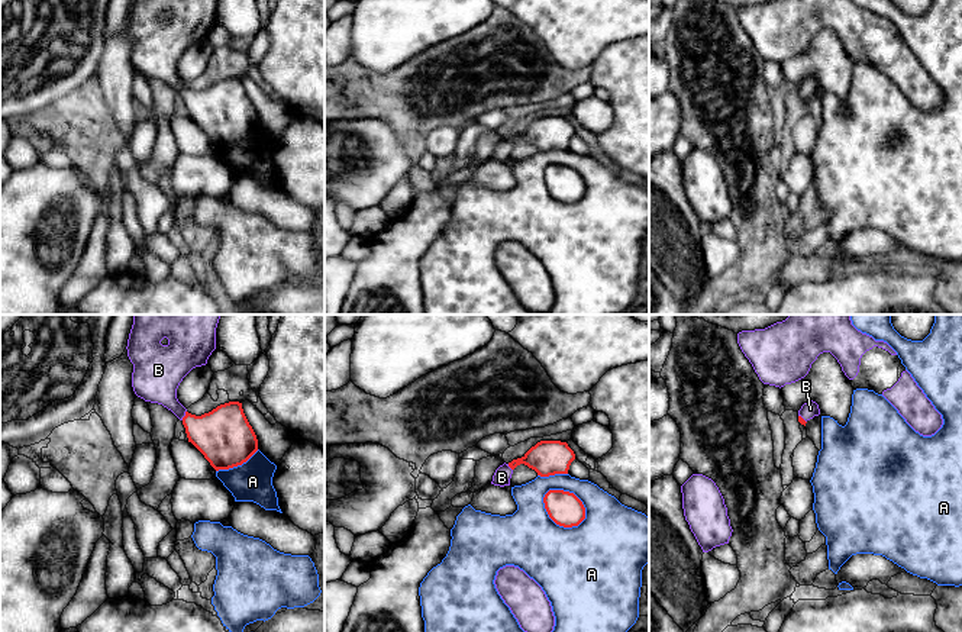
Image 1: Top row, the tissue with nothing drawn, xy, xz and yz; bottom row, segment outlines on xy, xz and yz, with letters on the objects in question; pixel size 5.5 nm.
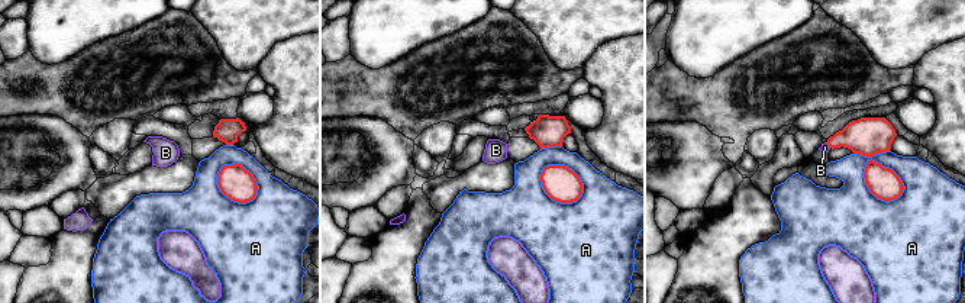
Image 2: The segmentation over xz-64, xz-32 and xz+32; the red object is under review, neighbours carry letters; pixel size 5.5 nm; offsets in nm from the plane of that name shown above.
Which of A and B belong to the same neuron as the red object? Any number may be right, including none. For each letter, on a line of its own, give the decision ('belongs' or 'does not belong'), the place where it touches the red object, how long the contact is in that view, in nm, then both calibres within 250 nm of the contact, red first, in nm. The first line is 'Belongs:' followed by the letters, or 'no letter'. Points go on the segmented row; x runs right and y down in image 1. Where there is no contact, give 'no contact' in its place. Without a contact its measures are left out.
Belongs: B
A: does not belong; contact xz (571, 493); length 280 nm; calibres 190 and 240 nm
B: belongs; contact xy (186, 415); length 60 nm; calibres 300 and 240 nm

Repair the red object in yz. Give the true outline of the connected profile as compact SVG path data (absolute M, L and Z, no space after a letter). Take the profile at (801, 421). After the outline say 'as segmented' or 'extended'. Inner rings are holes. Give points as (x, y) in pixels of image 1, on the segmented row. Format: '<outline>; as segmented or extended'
M813 400L804 403L798 410L798 422L806 426L806 423L814 416L820 415L819 404Z; extended

